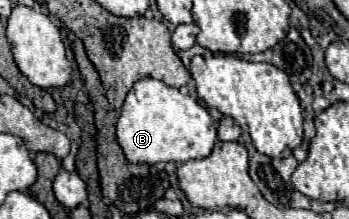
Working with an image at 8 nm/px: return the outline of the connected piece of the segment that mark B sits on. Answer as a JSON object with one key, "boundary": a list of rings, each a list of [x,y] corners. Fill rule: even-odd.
{"boundary":[[[140,79],[126,95],[116,121],[116,137],[130,163],[186,163],[188,159],[204,159],[210,155],[216,143],[216,125],[200,101],[182,95],[158,79]]]}

